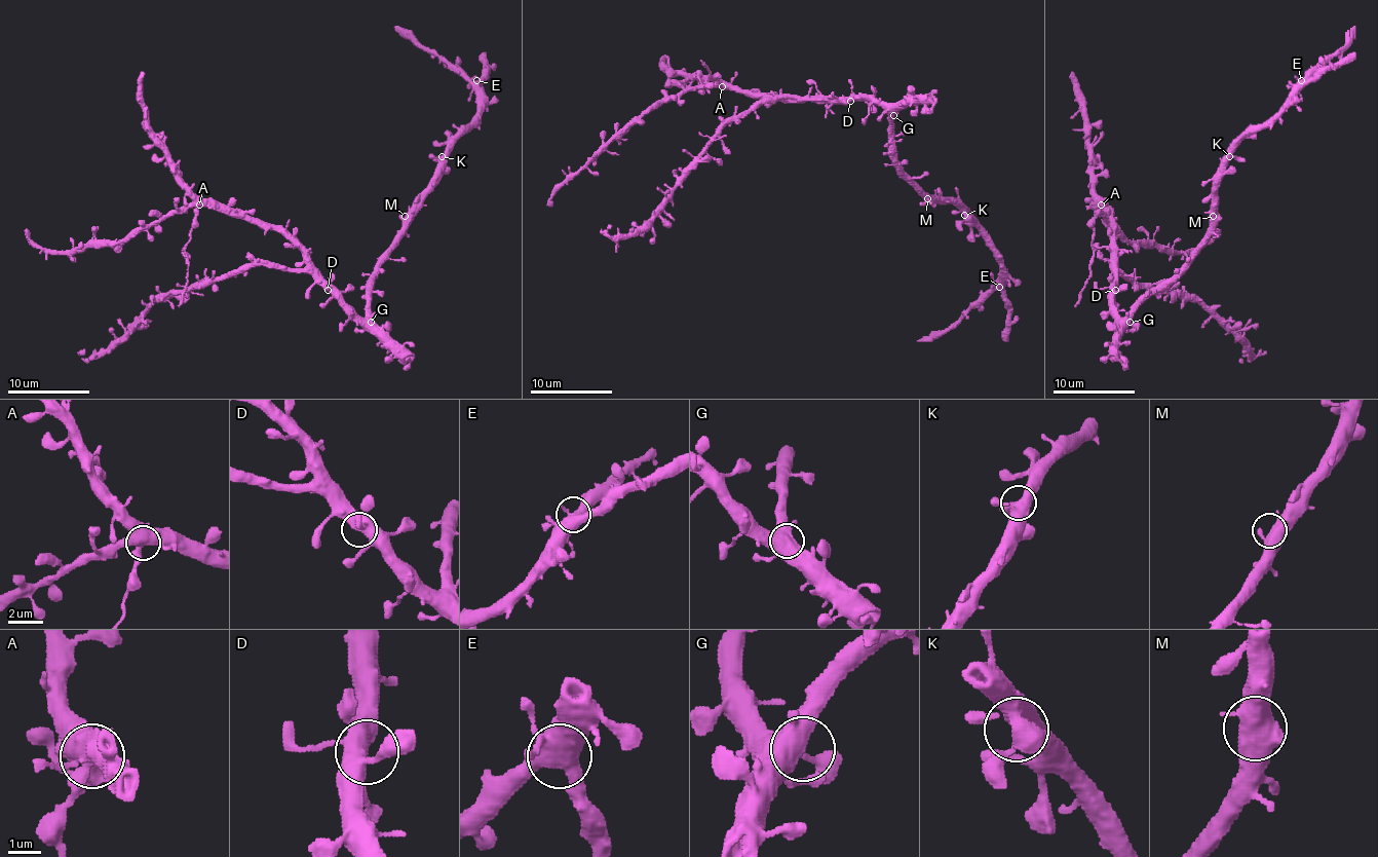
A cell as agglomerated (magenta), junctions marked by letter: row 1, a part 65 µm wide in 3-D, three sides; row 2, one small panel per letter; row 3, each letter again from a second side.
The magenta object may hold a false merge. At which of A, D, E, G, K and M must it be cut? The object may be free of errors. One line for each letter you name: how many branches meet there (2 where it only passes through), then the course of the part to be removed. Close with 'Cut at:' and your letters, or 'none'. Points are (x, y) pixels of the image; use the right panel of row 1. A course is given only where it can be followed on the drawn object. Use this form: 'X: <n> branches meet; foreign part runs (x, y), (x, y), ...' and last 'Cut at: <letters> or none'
Cut at: none

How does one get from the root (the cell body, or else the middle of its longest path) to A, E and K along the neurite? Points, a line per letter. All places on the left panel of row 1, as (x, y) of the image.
A: (365, 319), (344, 302), (317, 273), (313, 263), (280, 232), (198, 206)
E: (365, 319), (369, 277), (400, 236), (405, 218), (427, 187), (439, 156), (476, 113), (476, 80)
K: (365, 319), (367, 282), (400, 236), (407, 214), (435, 175), (437, 160), (442, 156)

